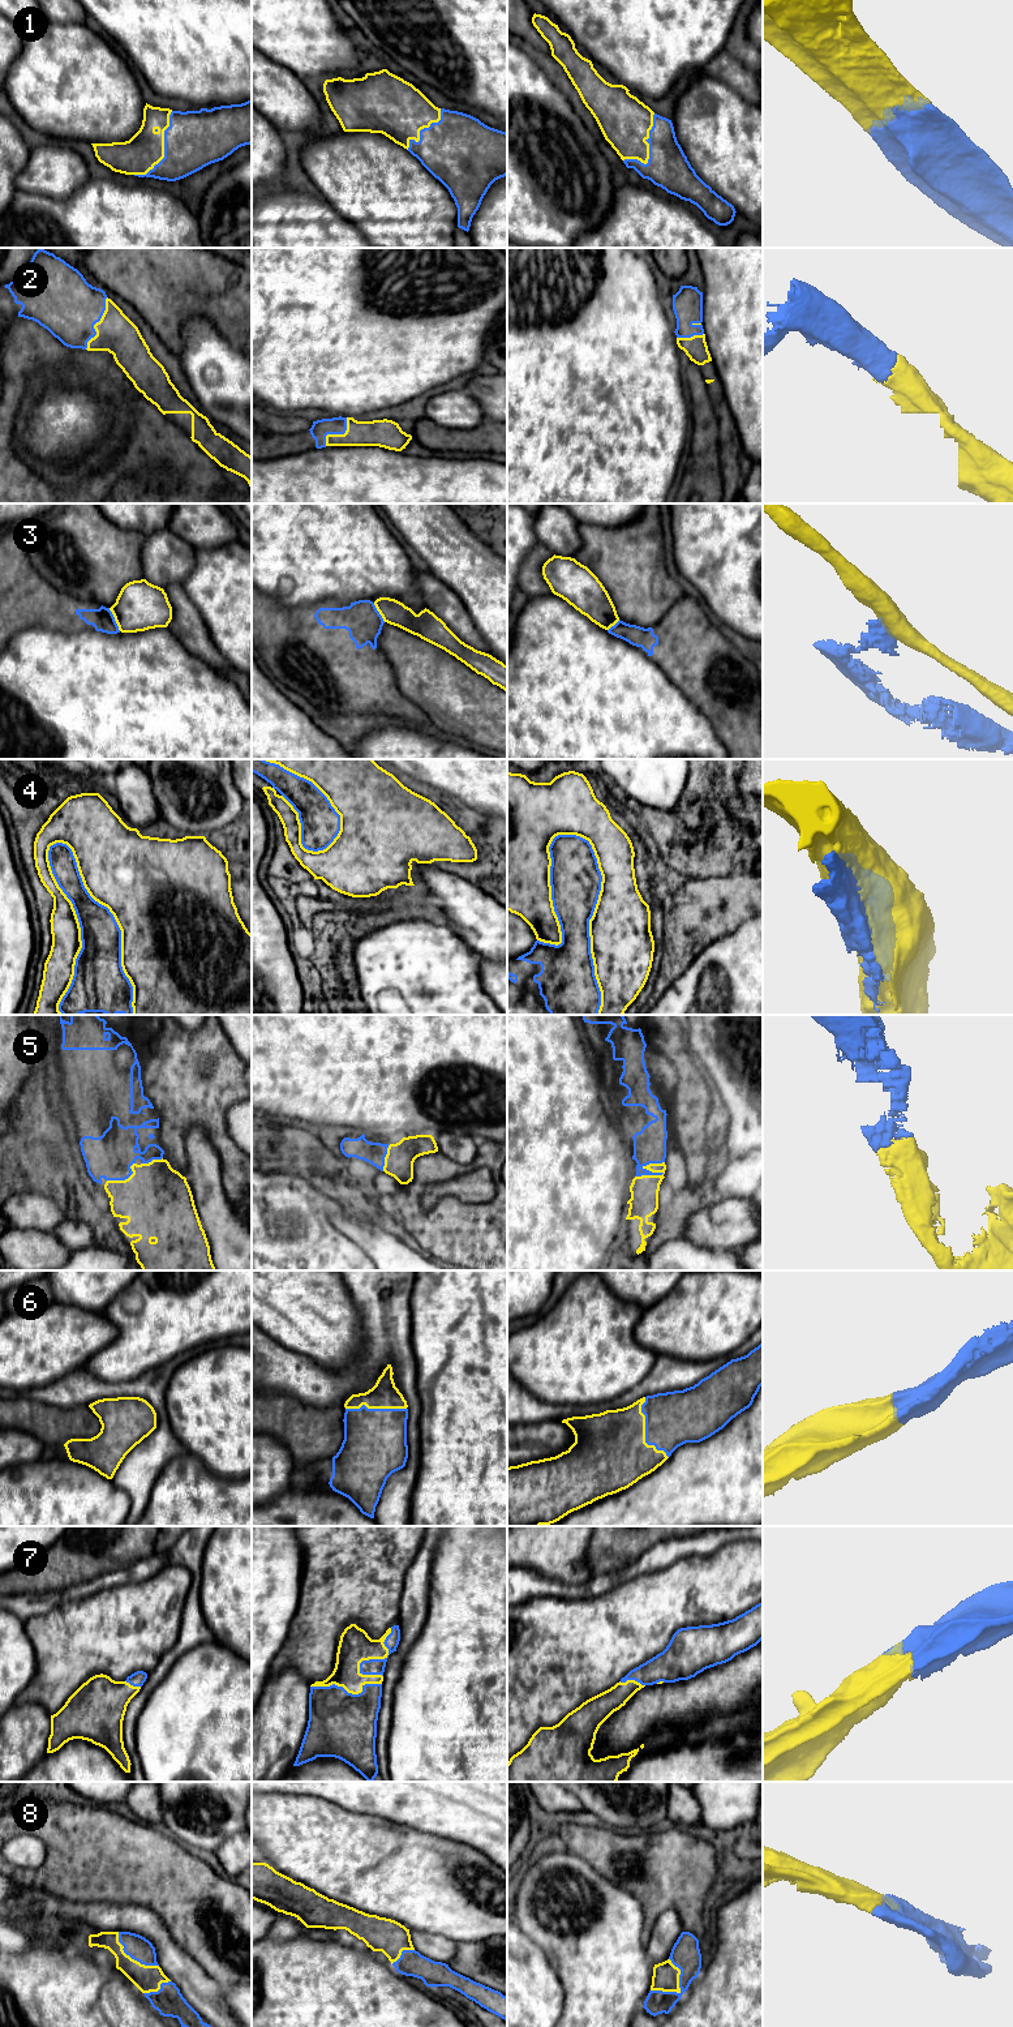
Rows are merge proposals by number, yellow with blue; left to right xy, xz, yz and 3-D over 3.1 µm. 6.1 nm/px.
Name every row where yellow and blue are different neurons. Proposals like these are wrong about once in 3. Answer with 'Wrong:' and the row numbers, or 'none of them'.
Wrong: 3, 4

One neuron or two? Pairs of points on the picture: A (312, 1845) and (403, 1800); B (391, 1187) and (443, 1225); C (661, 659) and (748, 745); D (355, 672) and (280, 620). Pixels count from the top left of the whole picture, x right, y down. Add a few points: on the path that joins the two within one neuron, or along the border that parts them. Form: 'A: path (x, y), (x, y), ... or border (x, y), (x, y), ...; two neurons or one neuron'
A: border (343, 1807), (355, 1812), (377, 1815), (402, 1825); two neurons
B: border (400, 1185), (394, 1192), (381, 1195); two neurons
C: path (686, 671), (735, 720); one neuron
D: path (337, 664), (322, 650), (312, 648), (299, 638); one neuron

